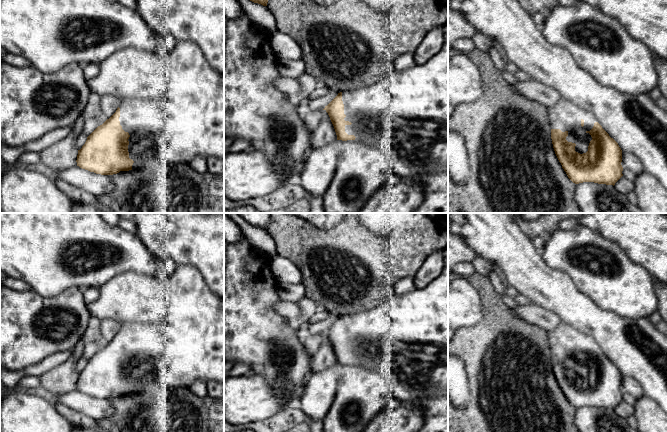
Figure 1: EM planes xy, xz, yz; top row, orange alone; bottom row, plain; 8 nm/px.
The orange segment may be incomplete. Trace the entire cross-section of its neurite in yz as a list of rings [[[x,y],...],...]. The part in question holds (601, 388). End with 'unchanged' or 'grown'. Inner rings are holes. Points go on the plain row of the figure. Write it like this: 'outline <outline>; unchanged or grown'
outline [[[563,322],[548,332],[548,340],[553,372],[568,402],[575,408],[594,406],[614,410],[623,400],[622,374],[596,341]]]; grown

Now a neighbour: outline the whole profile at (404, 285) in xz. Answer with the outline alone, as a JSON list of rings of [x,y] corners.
[[[413,276],[397,279],[393,284],[393,293],[398,295],[407,294],[414,290],[416,290],[416,286]]]

